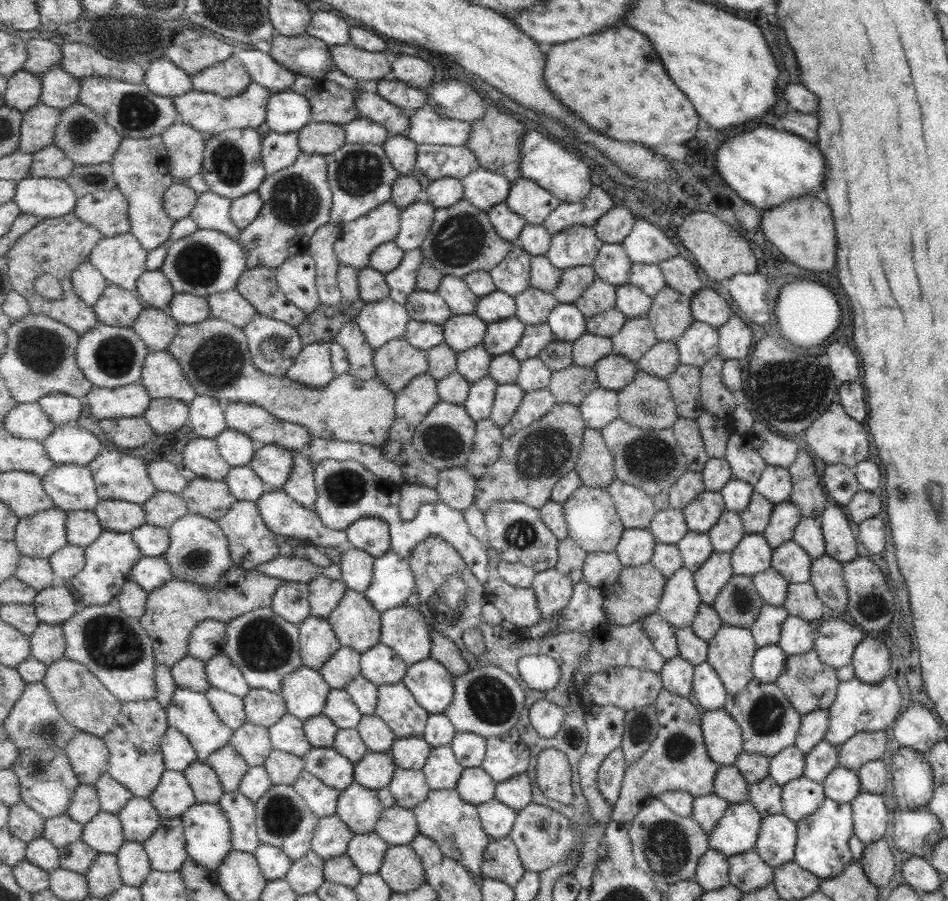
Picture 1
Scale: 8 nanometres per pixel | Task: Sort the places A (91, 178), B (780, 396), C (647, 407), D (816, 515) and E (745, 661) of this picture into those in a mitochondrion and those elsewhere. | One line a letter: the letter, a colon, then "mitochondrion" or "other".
A: mitochondrion
B: mitochondrion
C: mitochondrion
D: other
E: other

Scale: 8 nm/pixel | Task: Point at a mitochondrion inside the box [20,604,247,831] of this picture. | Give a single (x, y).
(111, 642)

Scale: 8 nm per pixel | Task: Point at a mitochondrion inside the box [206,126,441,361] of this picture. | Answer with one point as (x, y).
(294, 201)

